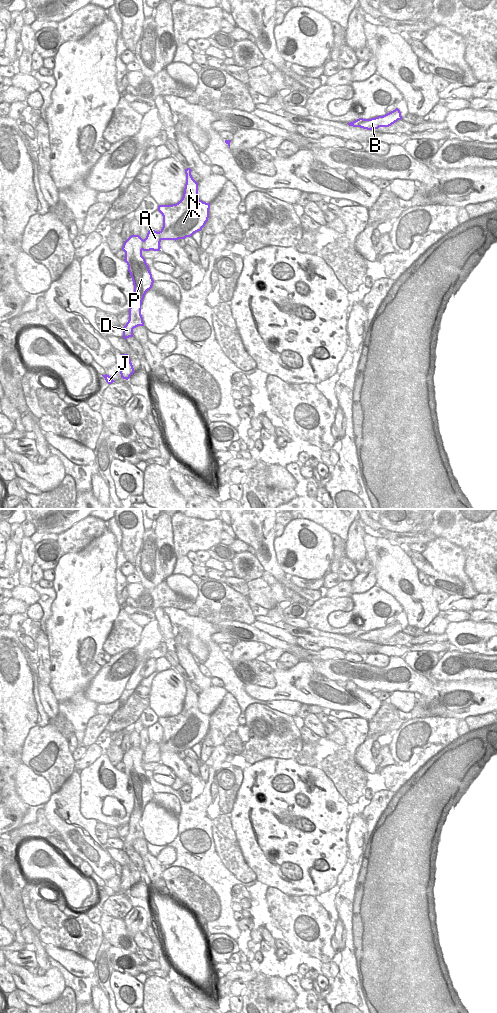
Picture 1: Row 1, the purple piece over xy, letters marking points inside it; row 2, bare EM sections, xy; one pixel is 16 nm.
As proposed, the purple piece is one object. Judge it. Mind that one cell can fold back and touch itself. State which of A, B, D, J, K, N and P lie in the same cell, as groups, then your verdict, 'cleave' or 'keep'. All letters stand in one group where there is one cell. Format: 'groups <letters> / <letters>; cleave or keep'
groups A B D J K N / P; cleave

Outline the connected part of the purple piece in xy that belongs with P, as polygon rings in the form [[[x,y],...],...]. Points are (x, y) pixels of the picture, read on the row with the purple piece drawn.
[[[131,235],[122,247],[125,252],[124,261],[133,281],[135,297],[142,301],[154,283],[149,266],[142,256],[143,245],[144,240],[139,235]]]

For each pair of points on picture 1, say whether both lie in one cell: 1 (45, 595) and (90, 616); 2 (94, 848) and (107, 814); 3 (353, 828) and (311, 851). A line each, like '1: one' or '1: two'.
1: two
2: two
3: two

